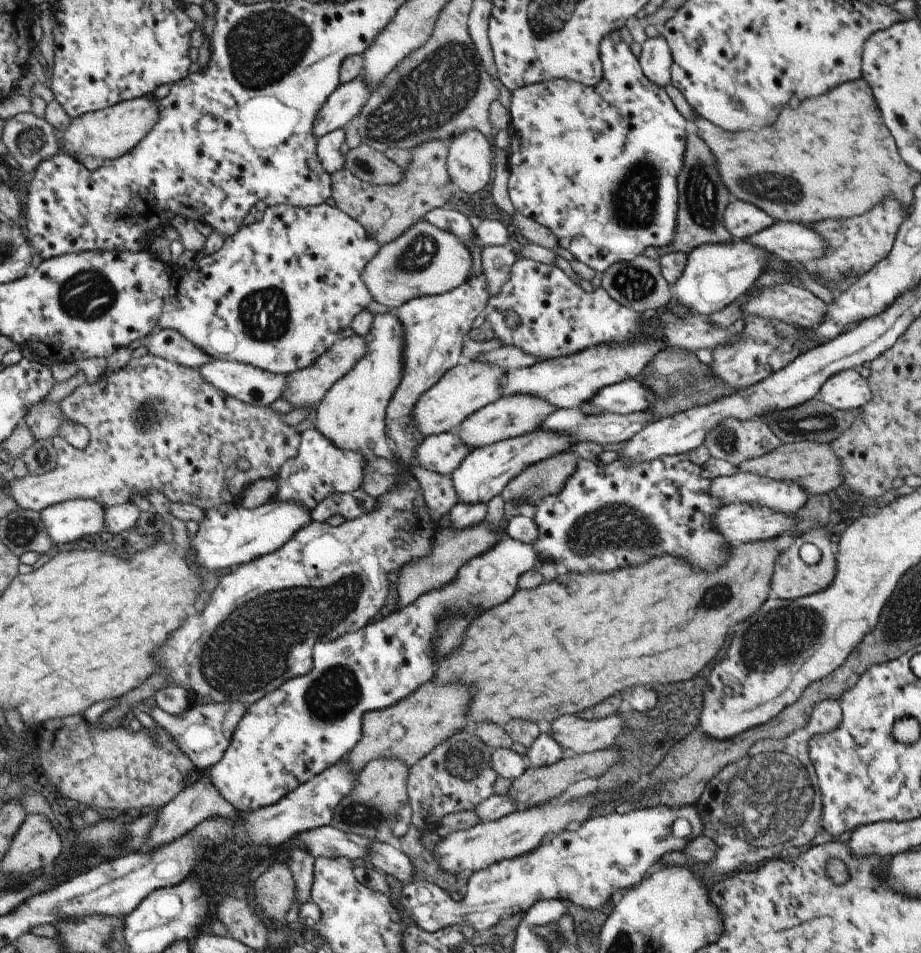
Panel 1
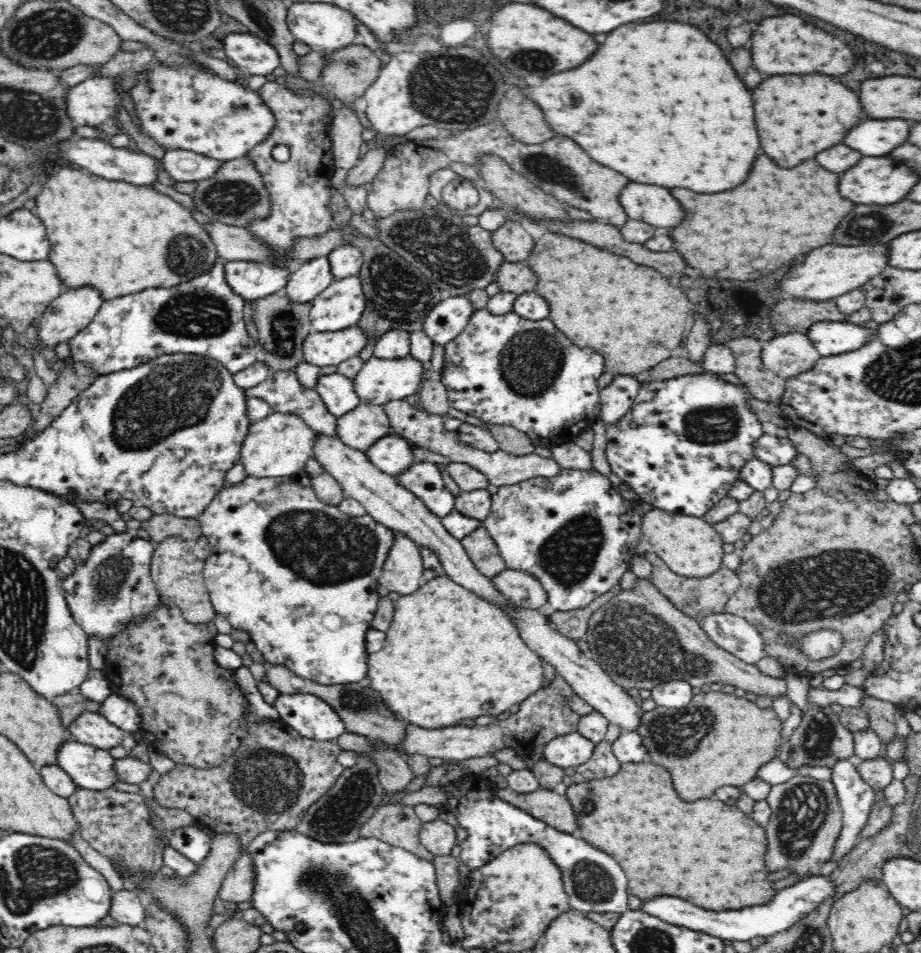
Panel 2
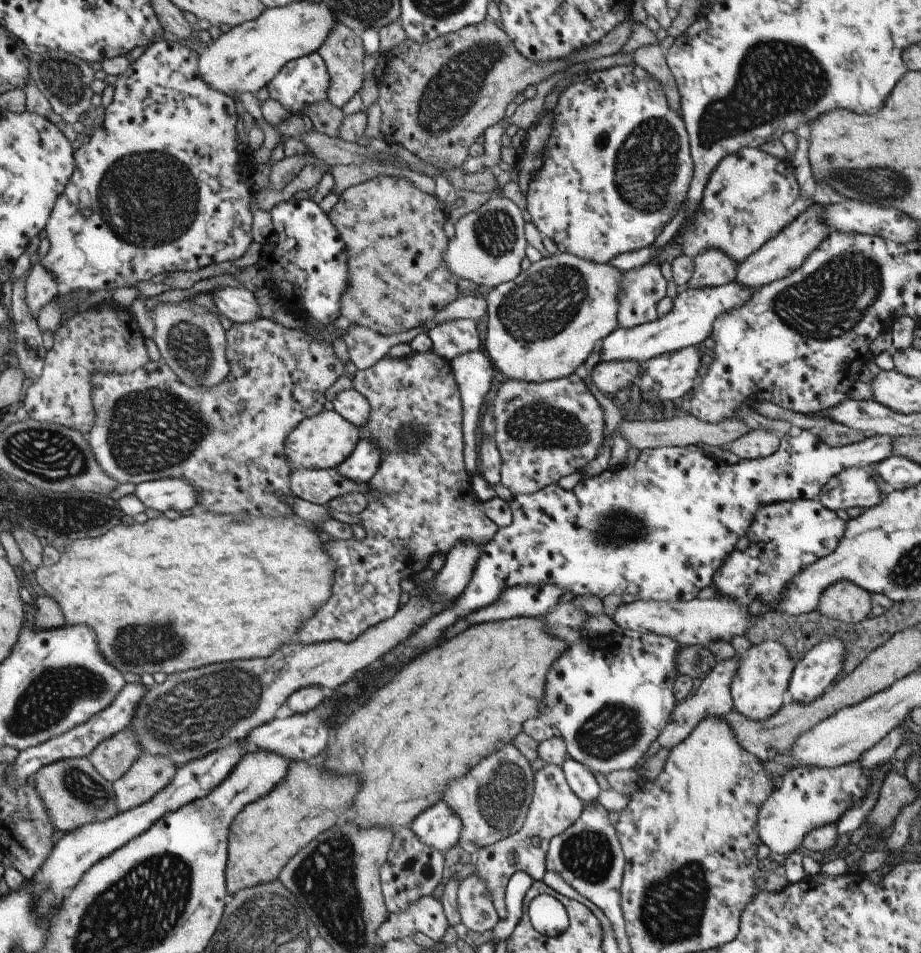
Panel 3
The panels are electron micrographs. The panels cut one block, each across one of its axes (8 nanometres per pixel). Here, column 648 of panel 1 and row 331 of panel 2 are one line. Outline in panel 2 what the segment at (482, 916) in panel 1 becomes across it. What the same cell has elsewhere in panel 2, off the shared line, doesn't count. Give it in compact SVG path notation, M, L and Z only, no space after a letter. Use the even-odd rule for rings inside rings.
M823 321L812 324L807 332L810 342L822 357L843 355L871 341L873 331L848 321Z

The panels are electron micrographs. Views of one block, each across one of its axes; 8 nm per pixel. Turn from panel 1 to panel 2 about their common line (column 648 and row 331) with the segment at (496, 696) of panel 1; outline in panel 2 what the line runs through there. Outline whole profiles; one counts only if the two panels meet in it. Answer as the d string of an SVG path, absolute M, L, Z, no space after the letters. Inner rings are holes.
M550 231L535 241L531 255L524 262L532 269L532 272L538 276L538 284L536 284L535 288L536 292L538 292L542 298L546 298L546 302L550 304L549 320L552 320L552 322L556 324L556 328L558 328L560 332L564 332L576 346L582 346L582 348L588 346L588 348L600 352L600 354L604 356L604 360L606 360L606 366L610 368L612 373L634 376L644 372L656 366L656 364L662 362L662 360L670 358L670 356L672 356L672 350L676 350L676 348L682 344L682 336L684 336L684 330L686 330L686 320L688 320L688 316L690 316L690 302L688 302L686 294L684 294L680 288L672 286L672 284L670 284L660 272L656 272L654 268L650 268L650 266L638 266L638 264L634 264L634 262L628 260L628 258L610 254L610 252L606 252L606 250L600 250L600 248L596 248L596 246L585 243L577 238L559 233L551 233Z

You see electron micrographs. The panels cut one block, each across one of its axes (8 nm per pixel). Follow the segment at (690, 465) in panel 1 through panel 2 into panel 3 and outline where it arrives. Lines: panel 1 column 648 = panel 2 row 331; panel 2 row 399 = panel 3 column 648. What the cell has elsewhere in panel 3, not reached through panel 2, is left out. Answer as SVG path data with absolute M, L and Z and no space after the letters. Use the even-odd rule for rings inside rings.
M803 430L802 432L800 432L800 434L798 434L798 436L781 435L778 450L776 450L776 452L774 452L774 454L771 454L770 456L761 459L750 459L750 460L740 459L739 462L736 462L736 464L733 465L726 463L724 459L716 460L716 458L715 459L712 457L710 458L706 456L706 454L703 454L700 450L697 451L688 450L687 447L660 447L655 449L644 449L643 451L641 451L639 457L636 459L636 462L634 462L634 464L625 463L623 466L616 466L616 468L613 469L608 468L605 472L602 472L602 474L598 474L598 476L590 476L590 478L582 477L582 480L580 480L580 482L578 482L576 486L573 486L572 490L569 491L562 490L562 488L558 486L558 483L556 483L555 485L546 486L546 488L543 488L538 492L533 492L530 494L514 495L513 499L509 502L513 514L512 524L510 524L509 527L499 527L499 529L496 531L496 534L492 537L492 540L490 540L490 542L484 545L484 552L483 554L480 554L480 560L476 562L476 568L474 568L474 576L472 576L472 580L470 580L468 586L466 586L466 588L464 589L464 592L460 594L460 598L458 598L456 602L452 602L452 604L450 604L450 606L448 606L446 610L440 611L438 612L438 614L434 614L434 616L430 616L430 618L428 618L428 622L426 622L426 624L422 624L420 628L416 628L416 630L414 630L414 632L410 634L410 638L408 638L406 642L403 642L401 645L396 647L390 654L388 654L386 657L383 657L379 662L377 662L375 665L379 663L380 666L378 666L378 668L374 668L374 672L372 672L372 676L374 676L374 682L378 682L378 684L376 684L376 686L374 686L374 688L370 690L370 692L368 692L368 686L360 686L360 688L366 688L366 694L360 694L360 700L354 700L354 704L348 704L348 706L346 706L348 710L344 710L344 712L346 712L346 714L352 714L352 712L354 712L354 710L358 710L358 706L362 706L362 704L364 704L366 700L368 700L369 702L369 698L370 696L372 696L372 694L374 694L374 692L380 690L380 688L382 688L382 686L384 686L386 682L390 682L390 680L392 680L392 678L396 676L396 673L398 672L398 668L400 668L400 664L404 664L404 662L406 662L406 660L410 660L410 658L413 659L414 656L416 656L416 654L420 652L420 650L424 650L424 648L432 648L432 646L436 646L436 644L440 642L440 638L444 638L444 632L446 632L448 628L452 628L452 626L454 626L454 624L456 624L456 622L458 622L460 618L468 618L468 616L470 616L472 612L476 612L476 610L480 610L480 608L484 608L484 606L488 606L488 604L492 604L492 602L496 602L496 600L498 600L498 598L500 598L500 596L502 596L502 594L508 588L512 588L512 586L528 586L528 584L530 584L530 586L532 586L532 584L552 584L552 586L558 586L558 588L560 588L560 590L562 590L562 592L564 593L572 592L572 594L574 594L575 597L586 596L586 594L593 594L594 596L599 596L601 599L603 599L605 596L610 596L610 594L622 594L622 595L632 594L632 596L638 596L638 598L642 598L642 600L645 601L655 600L655 601L678 602L678 601L689 601L692 599L696 599L698 596L698 592L700 592L702 588L706 588L706 586L712 585L712 582L714 582L714 572L716 572L716 570L720 570L720 566L724 564L724 560L726 560L726 556L728 556L728 554L730 554L732 550L736 549L736 542L738 542L738 540L740 540L742 536L747 536L748 530L750 530L750 526L752 526L752 520L754 520L754 516L756 516L756 512L758 512L758 510L760 510L760 508L762 508L764 504L769 504L776 501L816 499L818 494L820 494L820 491L822 490L822 487L824 487L825 484L833 476L838 476L838 474L840 474L842 470L846 470L846 468L852 468L852 466L858 466L858 468L871 469L871 467L876 466L879 462L882 462L882 460L886 460L886 458L890 458L892 456L892 440L894 440L894 437L888 434L878 434L871 437L865 437L865 439L860 441L859 443L854 443L848 446L836 448L824 444L824 442L822 442L818 437L812 436L812 434L810 434L810 432L808 432L807 430Z

